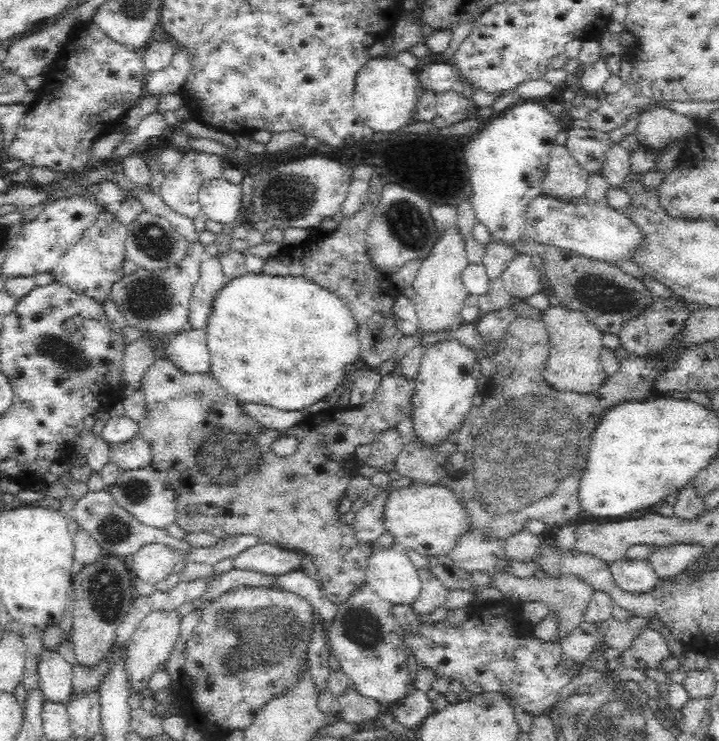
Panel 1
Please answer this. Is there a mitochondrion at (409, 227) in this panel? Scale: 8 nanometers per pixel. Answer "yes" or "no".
yes

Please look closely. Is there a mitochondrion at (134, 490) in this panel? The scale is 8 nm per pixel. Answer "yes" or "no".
yes

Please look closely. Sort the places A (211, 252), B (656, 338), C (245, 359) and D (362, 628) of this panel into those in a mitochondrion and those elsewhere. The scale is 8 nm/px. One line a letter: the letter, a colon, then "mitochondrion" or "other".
A: other
B: mitochondrion
C: other
D: mitochondrion

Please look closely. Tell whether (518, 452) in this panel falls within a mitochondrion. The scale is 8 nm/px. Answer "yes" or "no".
yes

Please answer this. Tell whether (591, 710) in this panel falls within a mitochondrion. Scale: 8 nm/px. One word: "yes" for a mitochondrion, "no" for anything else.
yes

